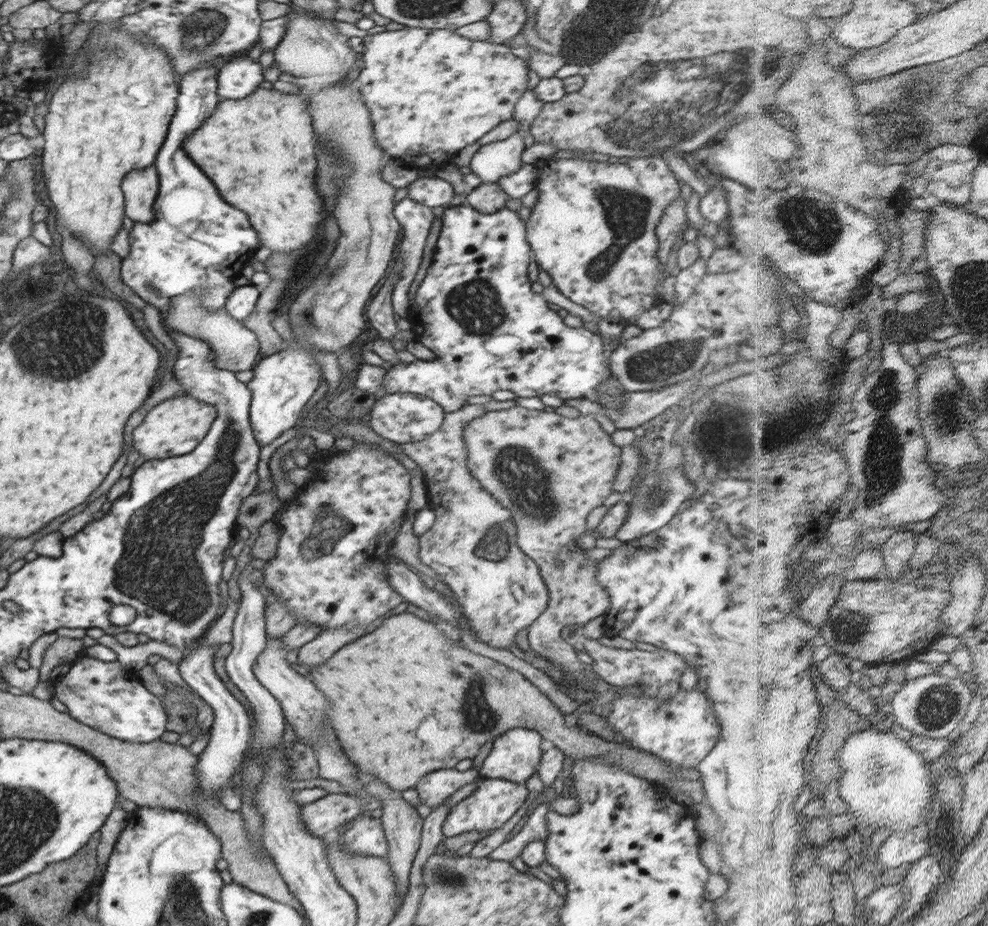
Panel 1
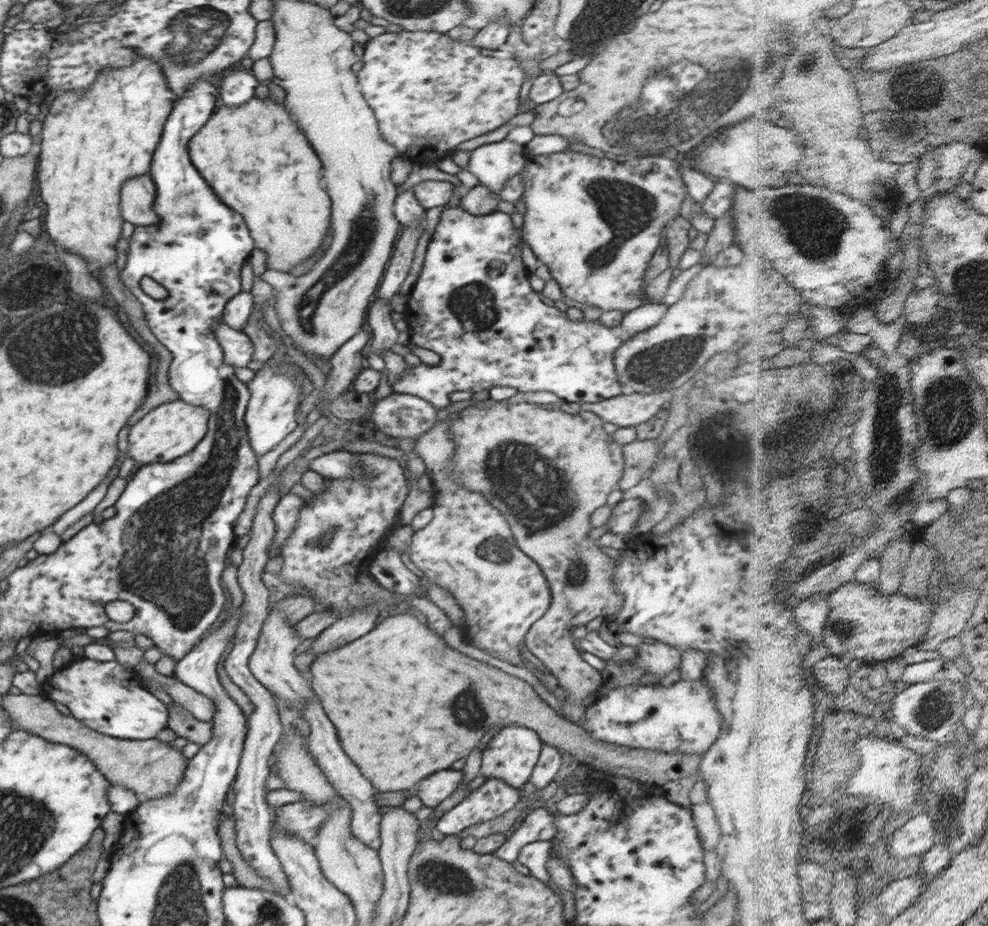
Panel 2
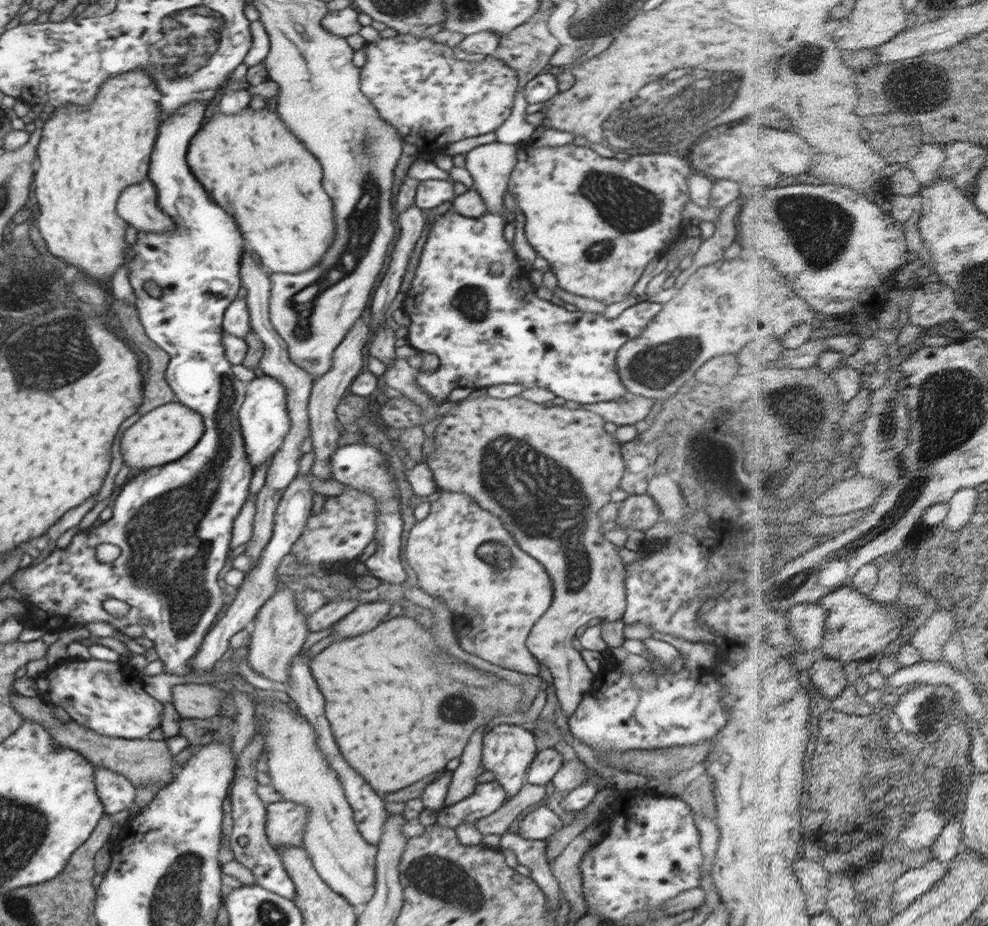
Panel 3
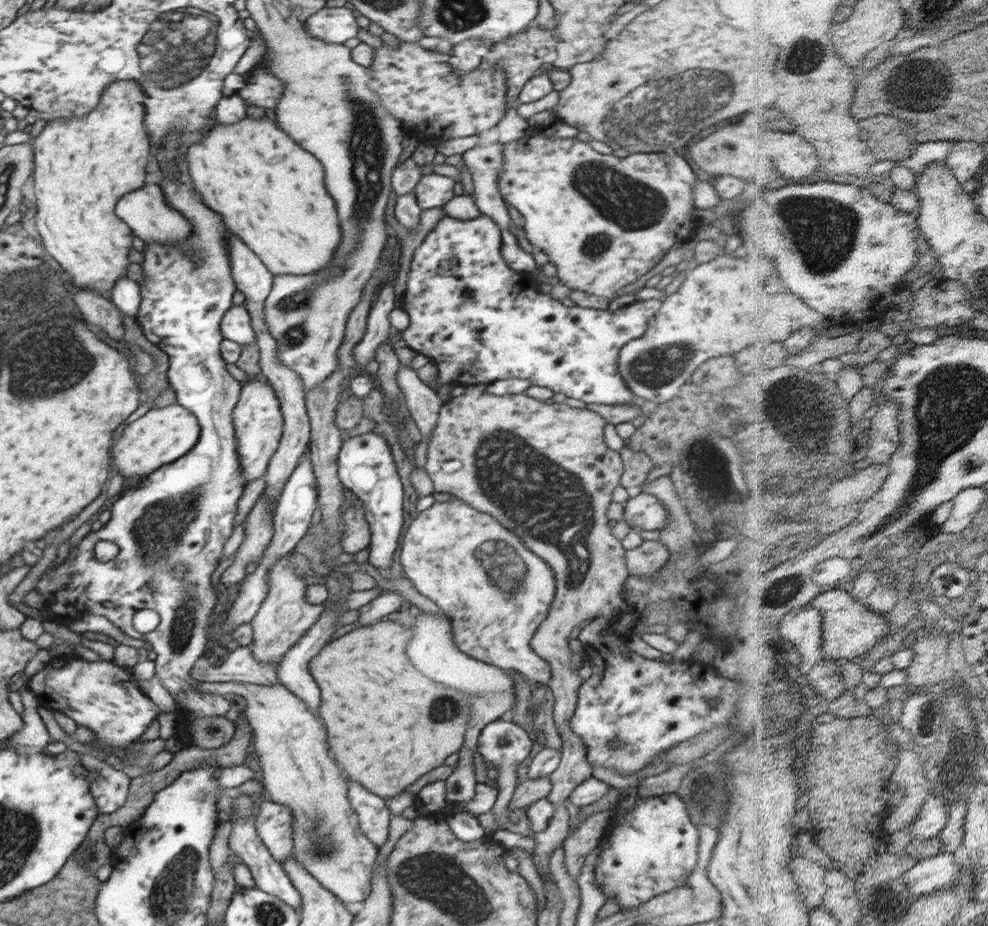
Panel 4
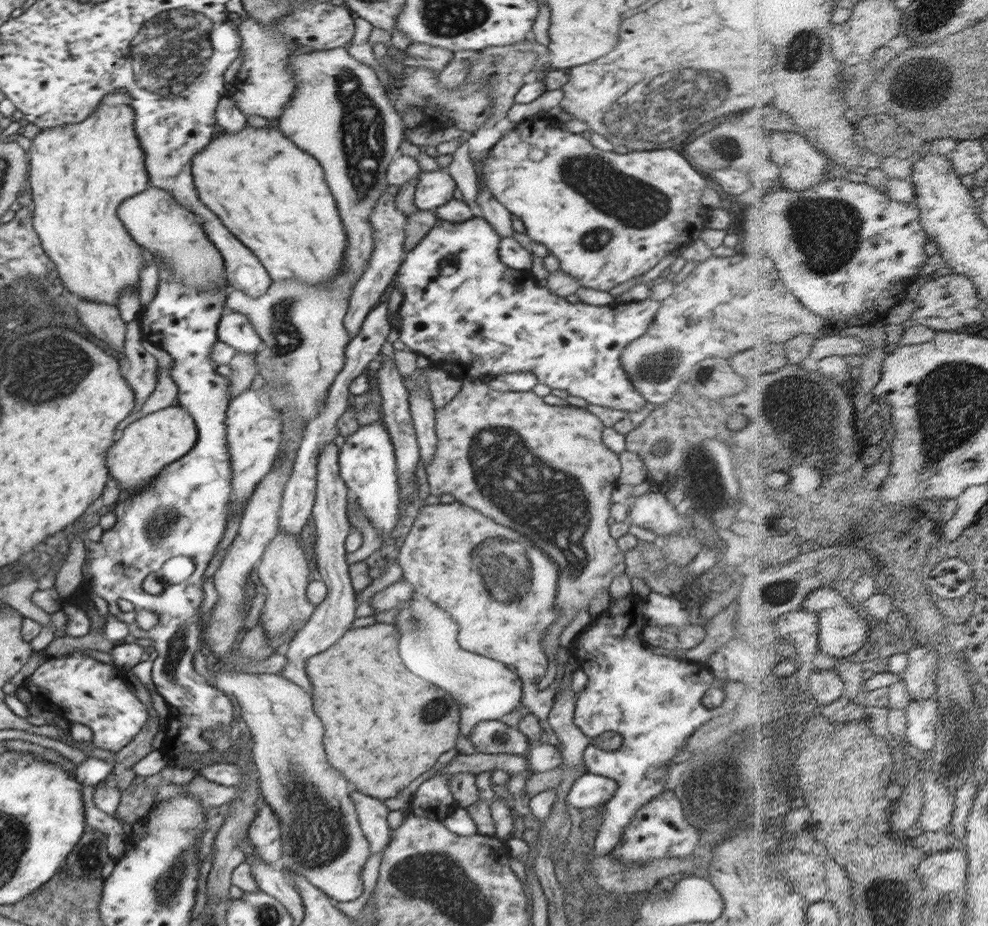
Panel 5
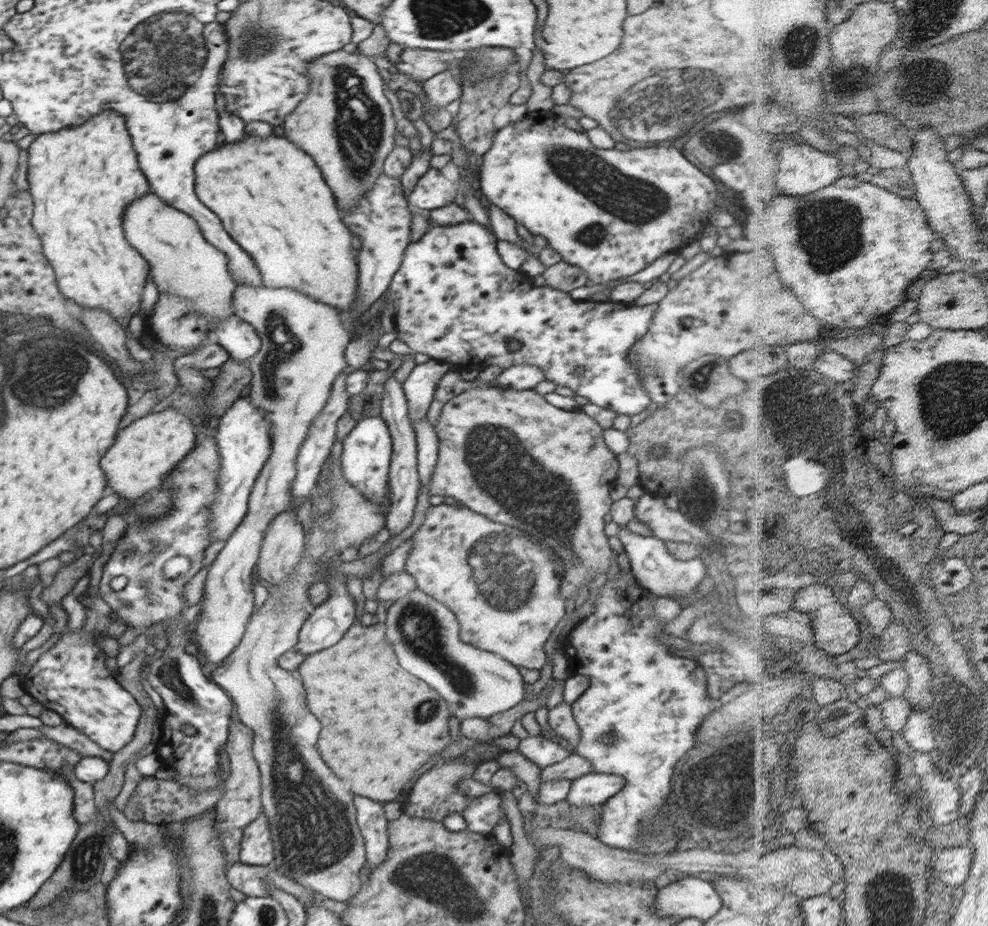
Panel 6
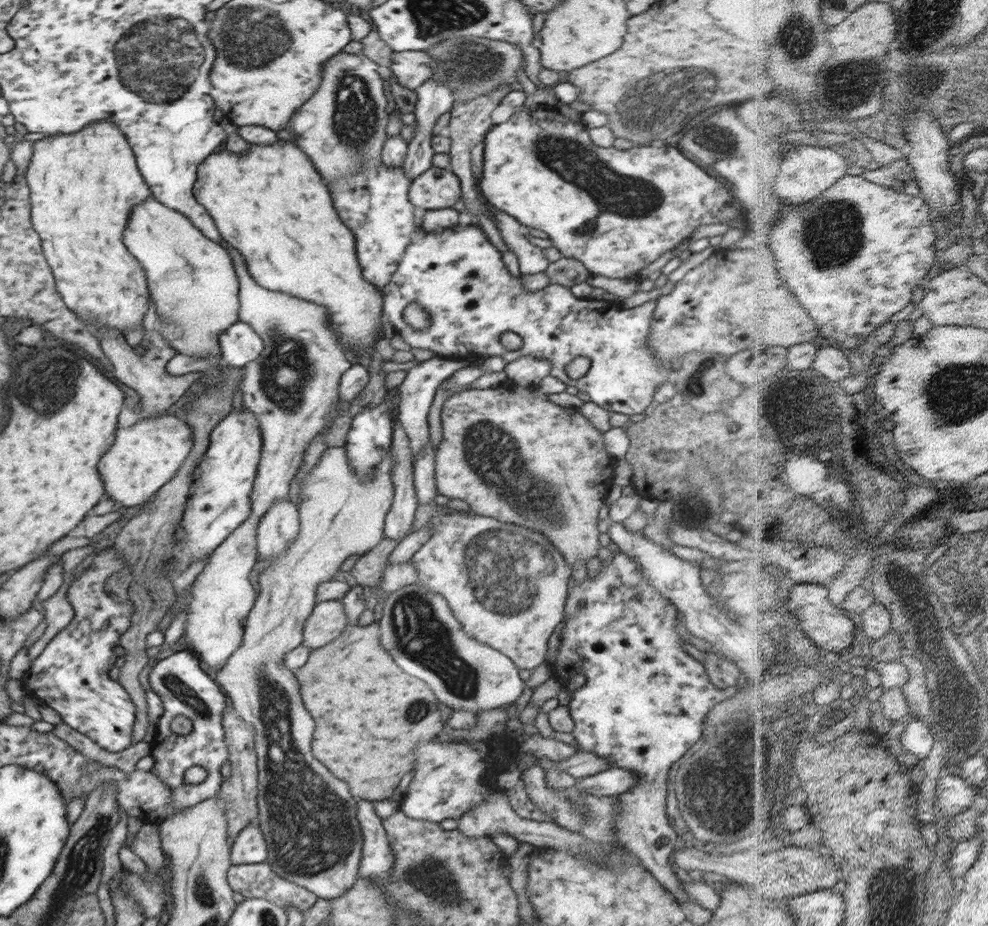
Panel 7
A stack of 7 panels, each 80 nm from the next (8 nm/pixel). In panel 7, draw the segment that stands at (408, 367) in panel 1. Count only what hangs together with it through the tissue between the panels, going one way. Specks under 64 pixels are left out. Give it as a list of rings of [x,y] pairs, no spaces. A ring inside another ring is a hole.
[[[474,224],[464,228],[452,226],[436,229],[426,233],[420,242],[410,243],[397,271],[381,291],[384,318],[390,321],[395,332],[410,347],[431,350],[435,355],[446,358],[468,359],[471,360],[470,364],[484,361],[477,358],[481,356],[500,356],[507,364],[528,355],[546,359],[552,365],[550,375],[567,386],[575,386],[580,392],[586,392],[592,403],[608,412],[628,416],[645,413],[654,400],[654,392],[672,372],[672,366],[666,366],[648,347],[648,334],[657,301],[649,300],[630,309],[606,308],[603,299],[579,299],[569,288],[560,284],[550,283],[542,290],[526,291],[520,277],[512,276],[505,267],[502,253],[490,243],[483,229]],[[409,304],[419,304],[427,312],[429,325],[424,330],[412,328],[404,320],[403,312]],[[507,332],[522,338],[523,344],[519,350],[510,352],[501,344],[500,337]],[[578,356],[586,356],[592,364],[585,376],[572,380],[568,377],[566,366]]]

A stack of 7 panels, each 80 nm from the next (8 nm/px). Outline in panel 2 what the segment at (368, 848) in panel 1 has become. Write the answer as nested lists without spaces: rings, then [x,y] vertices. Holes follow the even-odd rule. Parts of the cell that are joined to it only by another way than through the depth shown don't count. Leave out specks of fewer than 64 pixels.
[[[309,698],[303,712],[304,721],[308,721],[311,728],[309,734],[309,752],[315,758],[315,763],[320,767],[320,770],[327,776],[330,784],[335,788],[337,794],[349,802],[352,811],[352,835],[356,836],[356,839],[364,843],[365,846],[378,851],[381,844],[379,833],[382,812],[380,813],[380,806],[374,802],[374,795],[376,793],[374,786],[360,774],[360,770],[342,752],[342,746],[338,742],[336,730],[332,726],[332,722],[326,718],[326,714],[322,710],[322,704],[318,704],[318,698]]]

